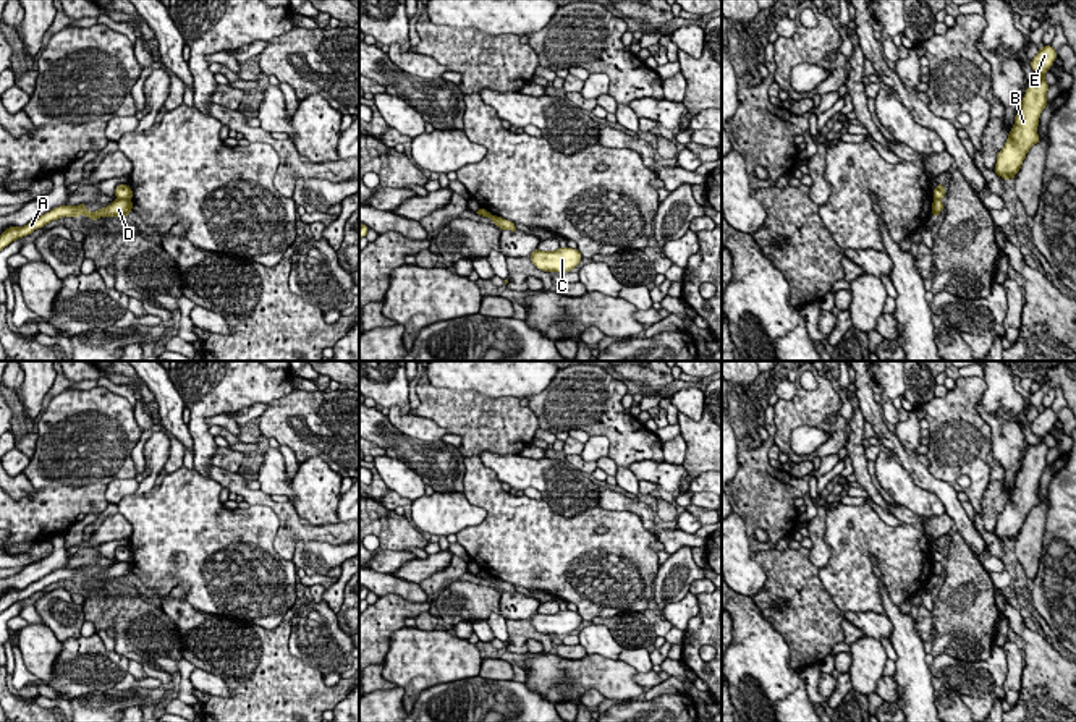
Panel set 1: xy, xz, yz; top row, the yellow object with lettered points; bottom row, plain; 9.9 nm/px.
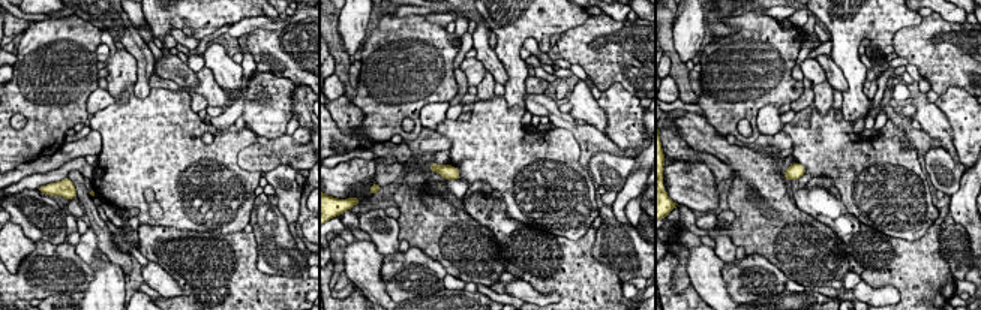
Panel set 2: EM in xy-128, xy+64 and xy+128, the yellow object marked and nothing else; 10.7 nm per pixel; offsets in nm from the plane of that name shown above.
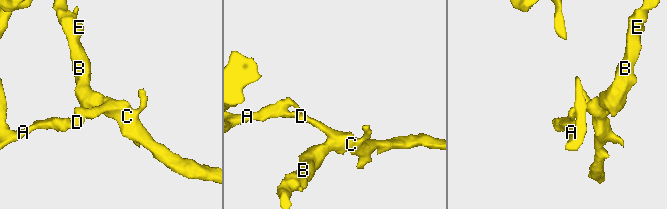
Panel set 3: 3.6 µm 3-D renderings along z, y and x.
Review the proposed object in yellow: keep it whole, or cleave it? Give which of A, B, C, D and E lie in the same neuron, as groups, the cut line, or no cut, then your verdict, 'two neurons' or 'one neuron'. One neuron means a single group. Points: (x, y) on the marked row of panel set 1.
A D / B C E; cut in xy along (118, 198), (128, 199); two neurons

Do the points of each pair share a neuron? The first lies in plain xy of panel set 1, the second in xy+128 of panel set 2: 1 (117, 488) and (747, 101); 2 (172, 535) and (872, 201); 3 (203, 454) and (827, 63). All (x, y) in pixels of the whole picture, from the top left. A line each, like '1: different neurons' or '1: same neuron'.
1: different neurons
2: same neuron
3: different neurons

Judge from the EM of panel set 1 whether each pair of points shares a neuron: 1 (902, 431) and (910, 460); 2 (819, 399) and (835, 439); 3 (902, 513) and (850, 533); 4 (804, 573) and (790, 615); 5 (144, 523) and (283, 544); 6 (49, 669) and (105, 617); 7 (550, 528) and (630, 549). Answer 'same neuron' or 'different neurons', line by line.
1: different neurons
2: same neuron
3: different neurons
4: same neuron
5: different neurons
6: different neurons
7: same neuron

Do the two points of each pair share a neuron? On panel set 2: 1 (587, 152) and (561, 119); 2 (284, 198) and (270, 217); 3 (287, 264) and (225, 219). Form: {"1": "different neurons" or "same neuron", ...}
{"1": "same neuron", "2": "different neurons", "3": "different neurons"}

